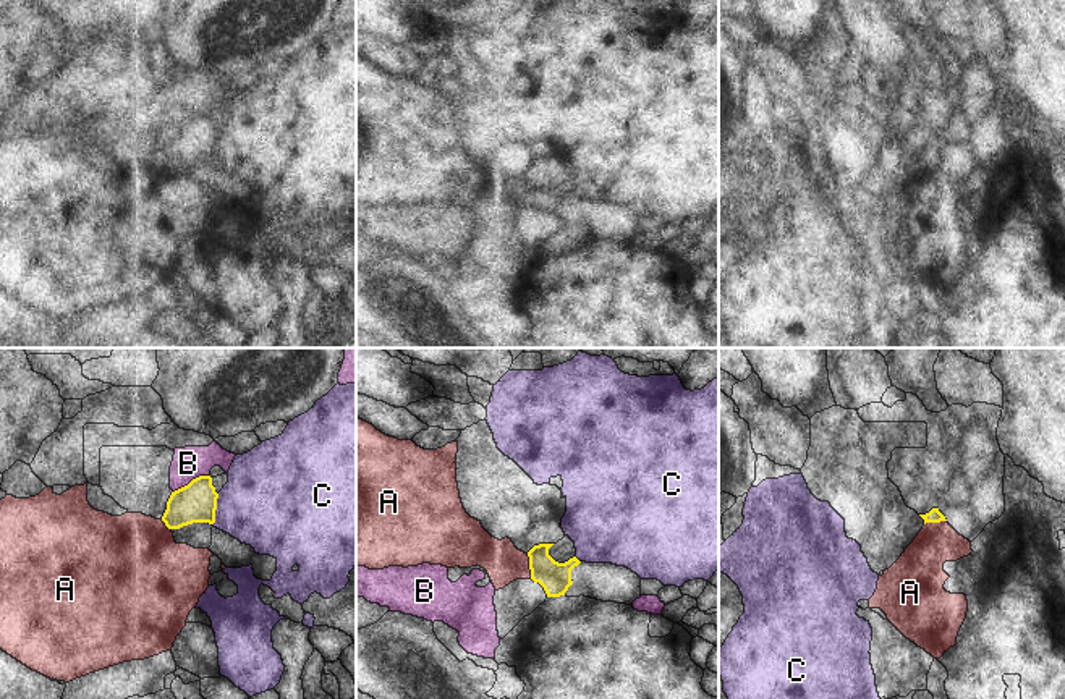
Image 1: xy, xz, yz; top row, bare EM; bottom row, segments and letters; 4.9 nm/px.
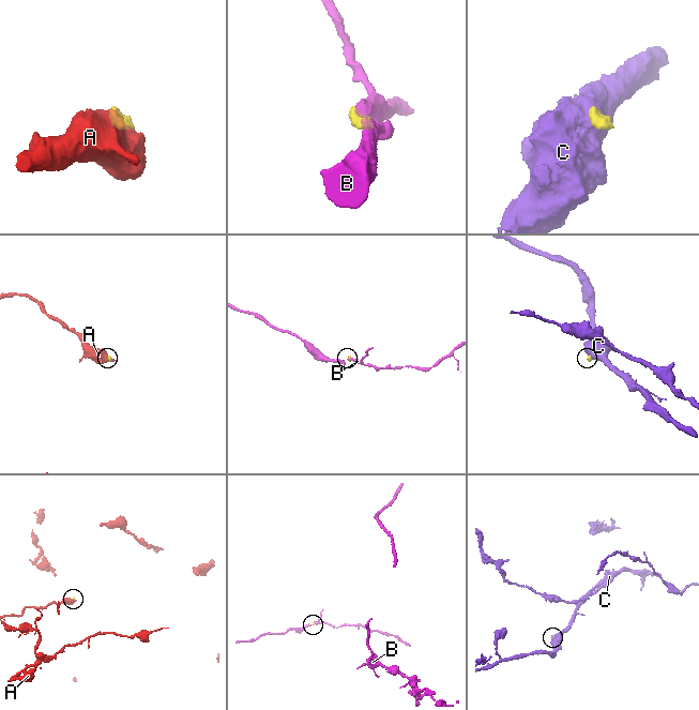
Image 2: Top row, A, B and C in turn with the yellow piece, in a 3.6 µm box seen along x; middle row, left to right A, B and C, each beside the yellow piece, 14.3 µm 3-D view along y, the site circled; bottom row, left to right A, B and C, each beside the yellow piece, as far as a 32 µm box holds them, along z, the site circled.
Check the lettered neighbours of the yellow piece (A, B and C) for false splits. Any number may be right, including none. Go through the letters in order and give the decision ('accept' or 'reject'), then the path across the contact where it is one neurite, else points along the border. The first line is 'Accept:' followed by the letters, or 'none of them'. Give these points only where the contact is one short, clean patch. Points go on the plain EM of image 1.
Accept: none of them
A: reject; border xz (526, 191), (531, 216)
B: reject; border xy (209, 112), (199, 112), (173, 130)
C: reject; border xy (219, 131), (212, 162)

